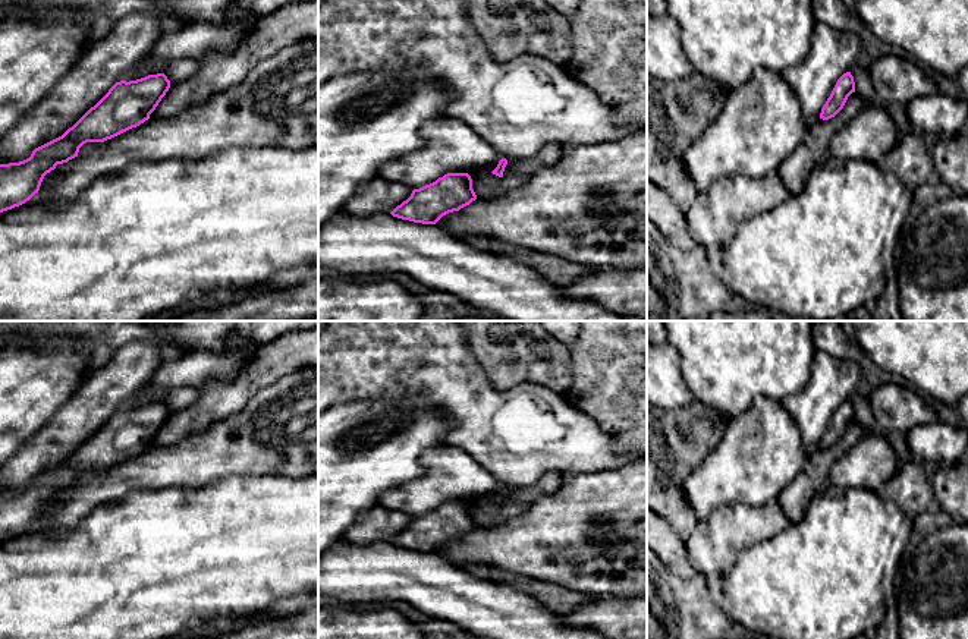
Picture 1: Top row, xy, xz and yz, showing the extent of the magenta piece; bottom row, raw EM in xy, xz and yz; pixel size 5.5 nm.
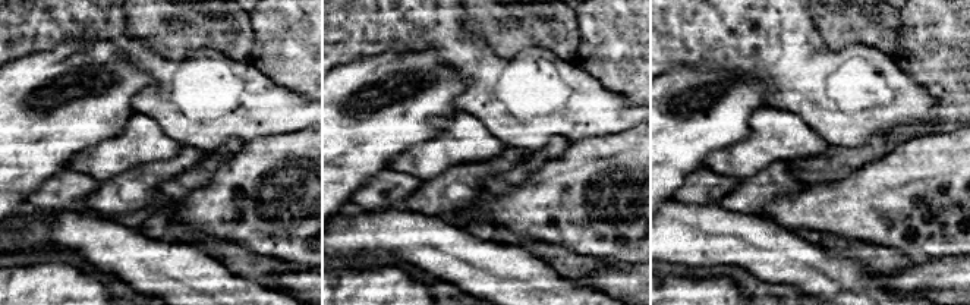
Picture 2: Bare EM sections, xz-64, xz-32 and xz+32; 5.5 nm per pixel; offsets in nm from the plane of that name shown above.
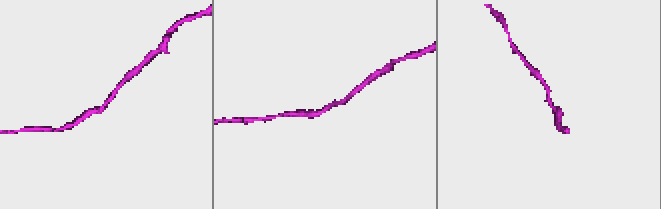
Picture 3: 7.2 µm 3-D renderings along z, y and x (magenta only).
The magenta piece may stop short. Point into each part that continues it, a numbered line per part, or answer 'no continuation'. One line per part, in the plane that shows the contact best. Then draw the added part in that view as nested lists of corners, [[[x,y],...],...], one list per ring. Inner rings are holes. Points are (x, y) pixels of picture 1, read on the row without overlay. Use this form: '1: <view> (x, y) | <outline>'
no continuation

